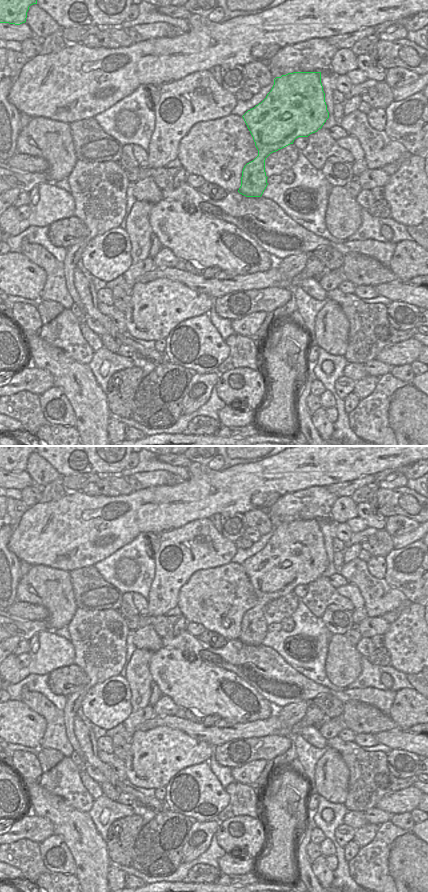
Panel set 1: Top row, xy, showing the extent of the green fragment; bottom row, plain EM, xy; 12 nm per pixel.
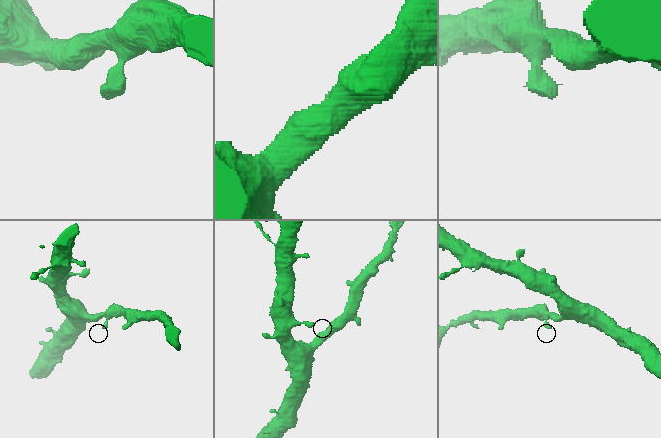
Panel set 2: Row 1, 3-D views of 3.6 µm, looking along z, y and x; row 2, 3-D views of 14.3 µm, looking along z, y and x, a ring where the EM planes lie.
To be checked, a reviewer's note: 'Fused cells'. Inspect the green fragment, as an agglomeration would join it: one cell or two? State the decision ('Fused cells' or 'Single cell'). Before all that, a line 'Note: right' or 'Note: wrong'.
Note: wrong
Single cell.

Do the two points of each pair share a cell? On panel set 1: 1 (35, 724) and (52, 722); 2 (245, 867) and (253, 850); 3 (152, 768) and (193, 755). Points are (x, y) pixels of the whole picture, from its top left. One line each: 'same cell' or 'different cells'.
1: different cells
2: different cells
3: same cell

